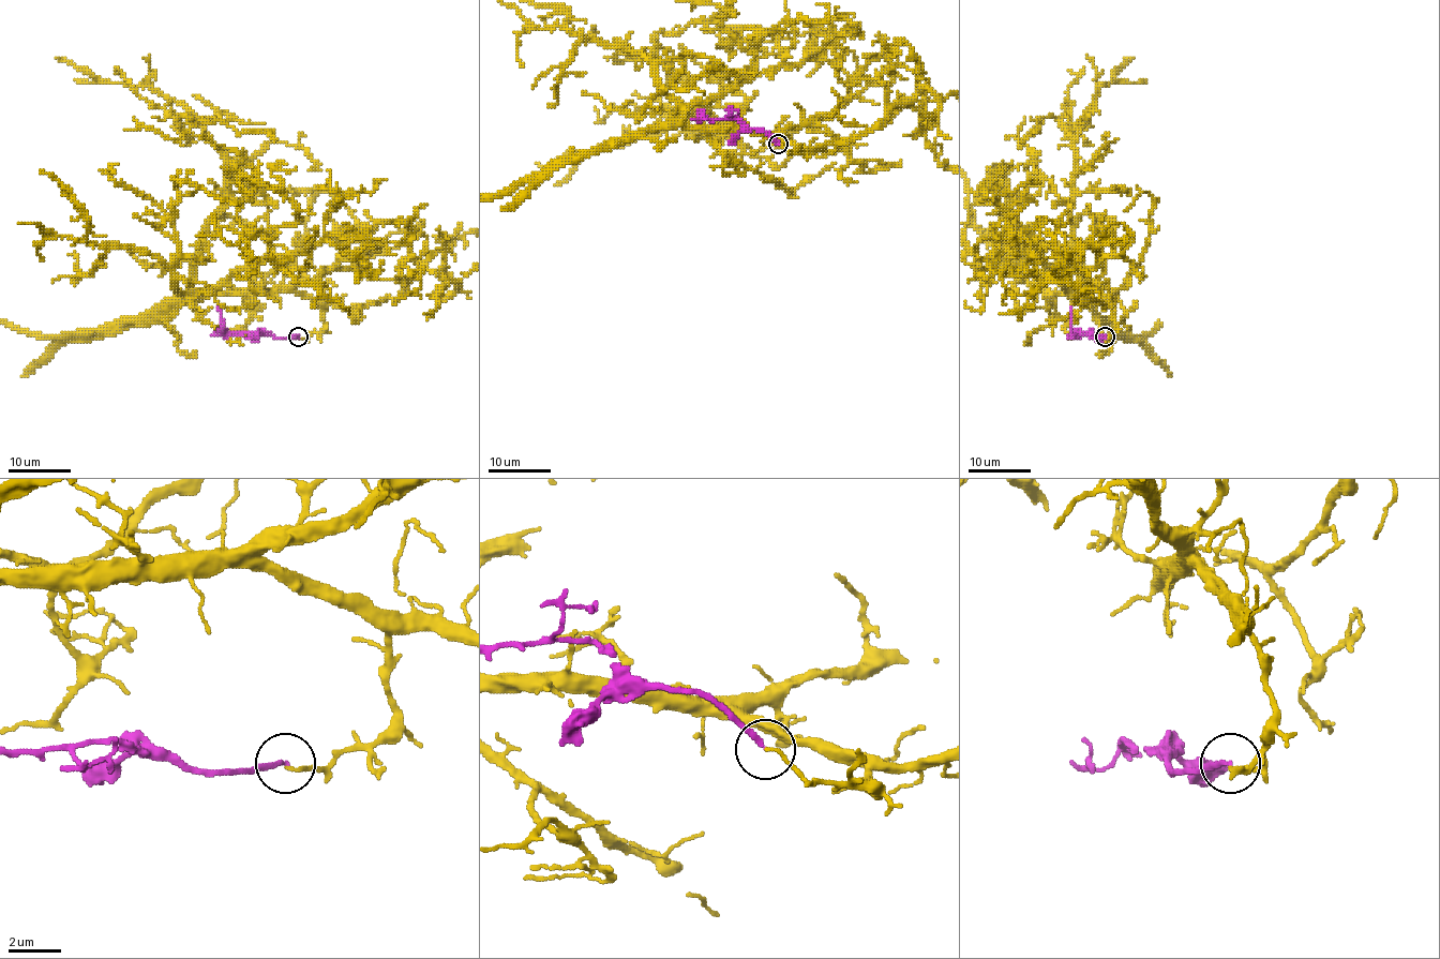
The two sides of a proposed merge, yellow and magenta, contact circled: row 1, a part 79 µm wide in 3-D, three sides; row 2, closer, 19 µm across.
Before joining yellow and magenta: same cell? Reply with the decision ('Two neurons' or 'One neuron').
Two neurons

